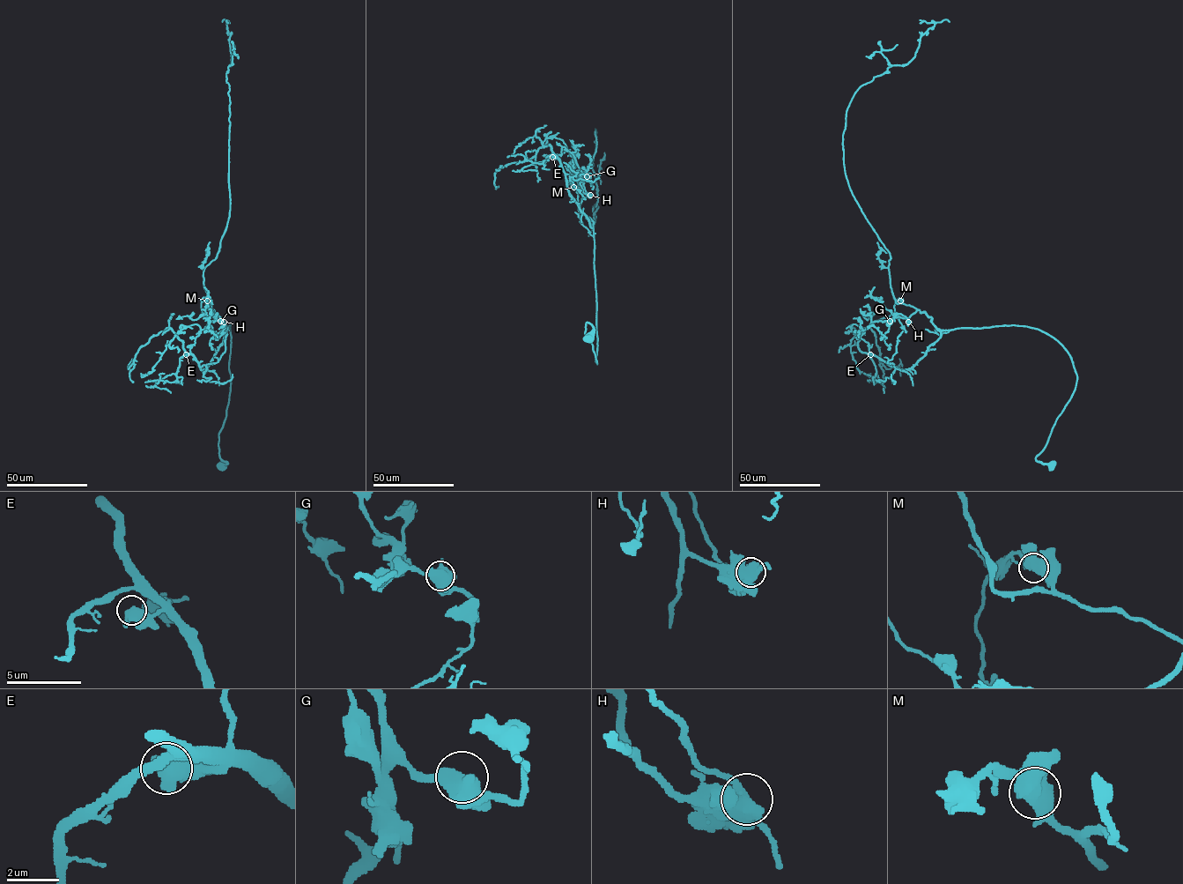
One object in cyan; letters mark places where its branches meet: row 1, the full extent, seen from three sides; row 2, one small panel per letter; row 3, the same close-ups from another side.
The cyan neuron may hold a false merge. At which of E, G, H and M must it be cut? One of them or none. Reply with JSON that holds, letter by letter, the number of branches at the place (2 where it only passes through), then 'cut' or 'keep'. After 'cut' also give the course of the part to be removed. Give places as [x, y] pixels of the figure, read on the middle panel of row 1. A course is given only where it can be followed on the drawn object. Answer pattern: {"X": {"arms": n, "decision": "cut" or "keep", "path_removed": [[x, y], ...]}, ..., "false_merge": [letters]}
{"E": {"arms": 2, "decision": "keep"}, "G": {"arms": 2, "decision": "keep"}, "H": {"arms": 2, "decision": "cut", "path_removed": [[590, 195], [587, 193], [580, 168]]}, "M": {"arms": 2, "decision": "keep"}, "false_merge": ["H"]}

